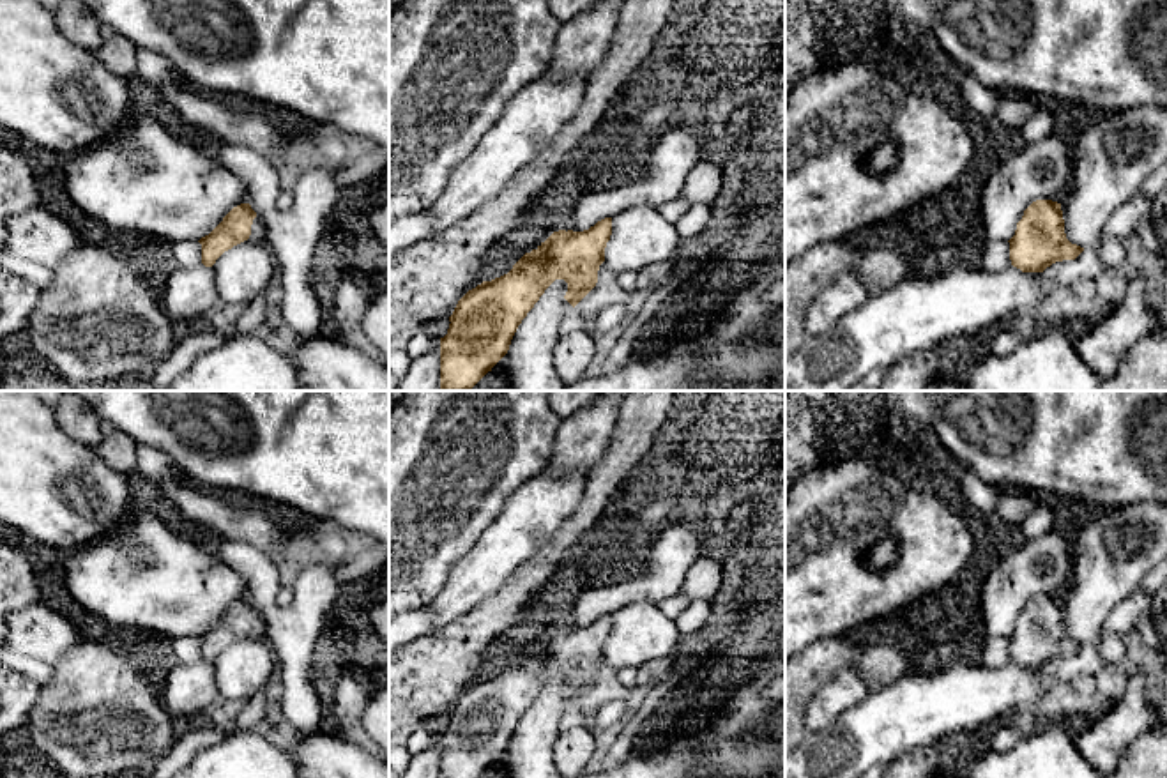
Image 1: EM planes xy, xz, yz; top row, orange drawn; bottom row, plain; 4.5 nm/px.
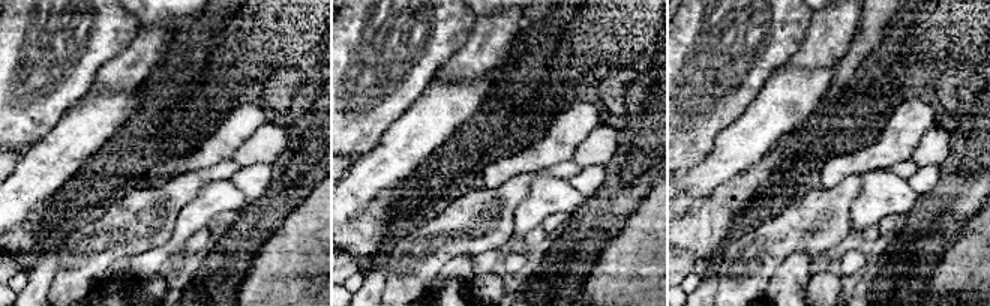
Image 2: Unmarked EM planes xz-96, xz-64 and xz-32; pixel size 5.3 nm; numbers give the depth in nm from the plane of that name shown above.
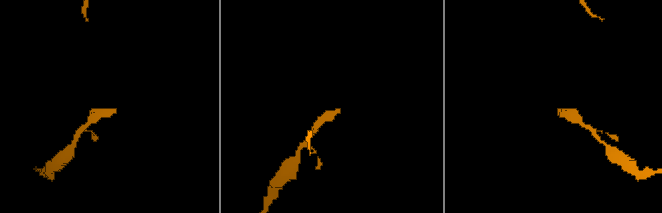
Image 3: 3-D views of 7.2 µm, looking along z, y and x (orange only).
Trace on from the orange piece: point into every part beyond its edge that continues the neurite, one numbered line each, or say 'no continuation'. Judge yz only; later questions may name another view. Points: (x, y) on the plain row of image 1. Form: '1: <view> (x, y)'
no continuation

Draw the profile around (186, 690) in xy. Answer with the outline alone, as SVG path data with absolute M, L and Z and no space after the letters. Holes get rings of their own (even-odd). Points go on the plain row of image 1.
M168 660L157 679L164 709L177 718L203 714L219 697L212 663L177 663Z

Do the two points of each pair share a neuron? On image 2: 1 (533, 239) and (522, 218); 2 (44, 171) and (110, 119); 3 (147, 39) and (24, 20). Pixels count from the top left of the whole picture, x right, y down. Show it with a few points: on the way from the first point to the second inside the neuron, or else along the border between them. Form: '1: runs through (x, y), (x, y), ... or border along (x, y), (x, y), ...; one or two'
1: border along (540, 225), (534, 227), (522, 239); two
2: runs through (60, 155), (93, 122); one
3: border along (140, 27), (134, 39), (108, 62); two

